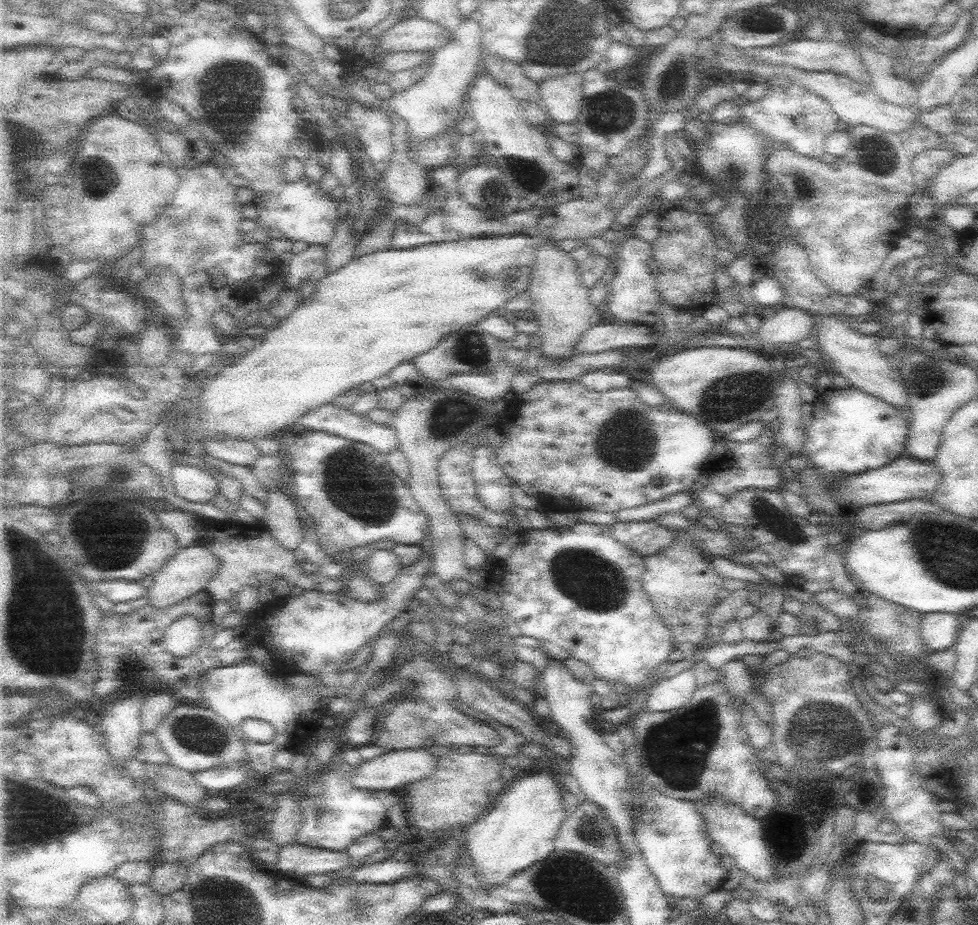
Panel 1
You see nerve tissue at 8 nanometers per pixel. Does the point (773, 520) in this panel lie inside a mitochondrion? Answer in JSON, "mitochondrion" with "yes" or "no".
{"mitochondrion":"yes"}

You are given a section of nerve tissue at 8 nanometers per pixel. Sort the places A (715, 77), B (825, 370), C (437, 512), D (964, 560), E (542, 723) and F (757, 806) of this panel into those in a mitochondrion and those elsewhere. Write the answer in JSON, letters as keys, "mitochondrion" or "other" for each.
{"A":"other","B":"other","C":"other","D":"mitochondrion","E":"other","F":"other"}

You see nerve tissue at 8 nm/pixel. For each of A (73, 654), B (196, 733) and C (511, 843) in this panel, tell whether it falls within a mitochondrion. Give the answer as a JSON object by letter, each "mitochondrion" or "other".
{"A":"mitochondrion","B":"mitochondrion","C":"other"}

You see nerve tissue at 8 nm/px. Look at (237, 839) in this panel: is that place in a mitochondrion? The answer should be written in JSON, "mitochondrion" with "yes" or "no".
{"mitochondrion":"no"}

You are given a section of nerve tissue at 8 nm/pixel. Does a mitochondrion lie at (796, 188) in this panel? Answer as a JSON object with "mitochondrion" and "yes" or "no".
{"mitochondrion":"yes"}

